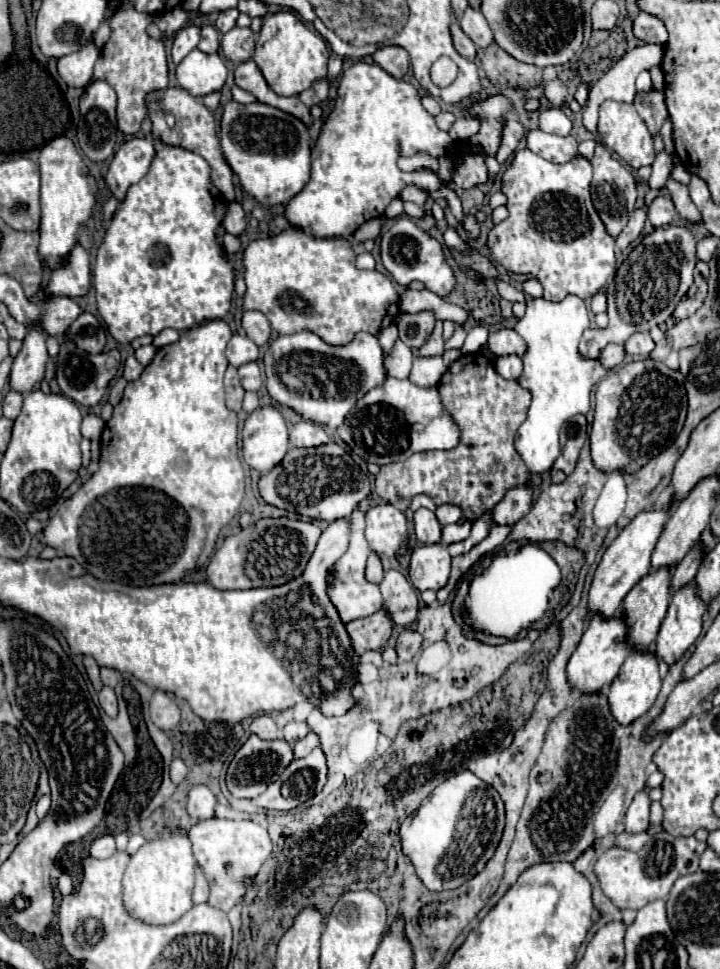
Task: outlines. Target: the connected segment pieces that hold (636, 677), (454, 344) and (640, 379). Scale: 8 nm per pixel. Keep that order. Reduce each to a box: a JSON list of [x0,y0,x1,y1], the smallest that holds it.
[[609,652,661,726],[445,326,467,350],[589,360,687,474]]

